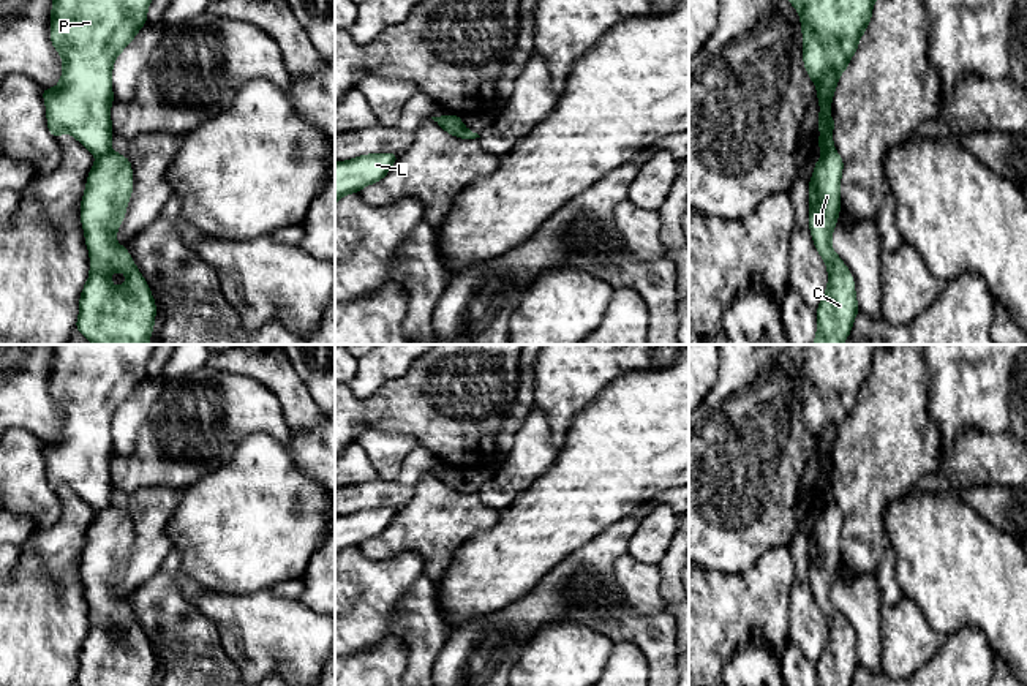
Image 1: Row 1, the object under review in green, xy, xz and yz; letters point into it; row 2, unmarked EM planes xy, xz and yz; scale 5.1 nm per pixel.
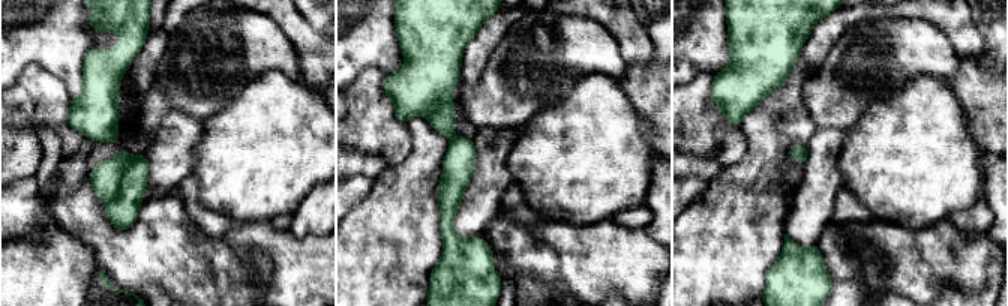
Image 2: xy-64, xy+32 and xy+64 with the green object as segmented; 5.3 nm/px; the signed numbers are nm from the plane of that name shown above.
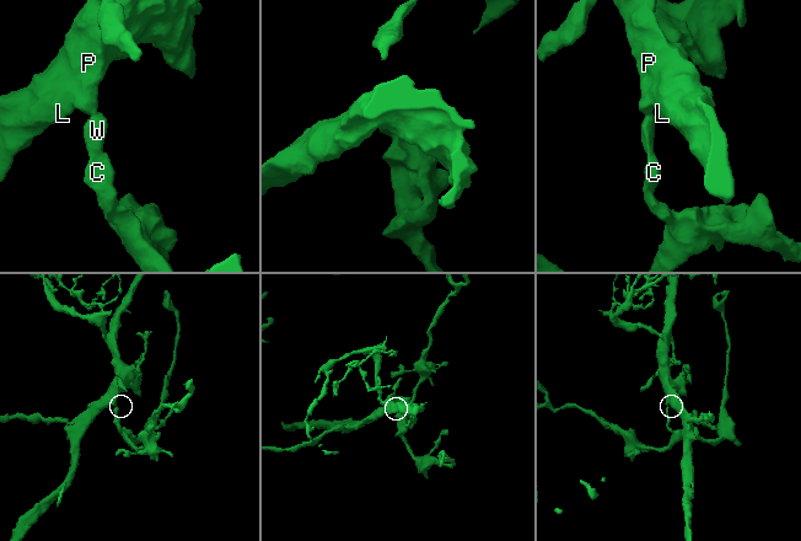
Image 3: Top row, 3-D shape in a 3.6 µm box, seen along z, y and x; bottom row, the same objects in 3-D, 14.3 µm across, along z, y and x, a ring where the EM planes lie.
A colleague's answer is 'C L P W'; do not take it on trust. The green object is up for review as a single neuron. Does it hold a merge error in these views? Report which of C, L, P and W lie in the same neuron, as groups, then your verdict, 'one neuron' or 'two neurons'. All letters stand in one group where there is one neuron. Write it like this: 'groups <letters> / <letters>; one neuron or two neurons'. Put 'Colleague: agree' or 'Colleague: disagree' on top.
Colleague: disagree
groups C W / L P; two neurons

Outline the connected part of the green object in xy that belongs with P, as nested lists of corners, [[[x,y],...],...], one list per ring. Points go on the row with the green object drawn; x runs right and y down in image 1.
[[[52,0],[51,41],[63,60],[55,89],[43,89],[47,130],[54,138],[73,134],[95,156],[111,150],[112,65],[147,22],[152,0]]]

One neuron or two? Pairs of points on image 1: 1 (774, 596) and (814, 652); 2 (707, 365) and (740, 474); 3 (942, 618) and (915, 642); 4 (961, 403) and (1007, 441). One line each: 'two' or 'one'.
1: two
2: two
3: two
4: two

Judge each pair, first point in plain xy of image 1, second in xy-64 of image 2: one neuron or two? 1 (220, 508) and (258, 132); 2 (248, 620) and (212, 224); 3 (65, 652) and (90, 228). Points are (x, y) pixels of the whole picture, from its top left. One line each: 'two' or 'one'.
1: one
2: two
3: two

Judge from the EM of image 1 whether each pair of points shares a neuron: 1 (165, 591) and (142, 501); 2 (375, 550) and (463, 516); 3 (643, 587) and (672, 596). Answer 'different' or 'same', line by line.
1: different
2: same
3: different

